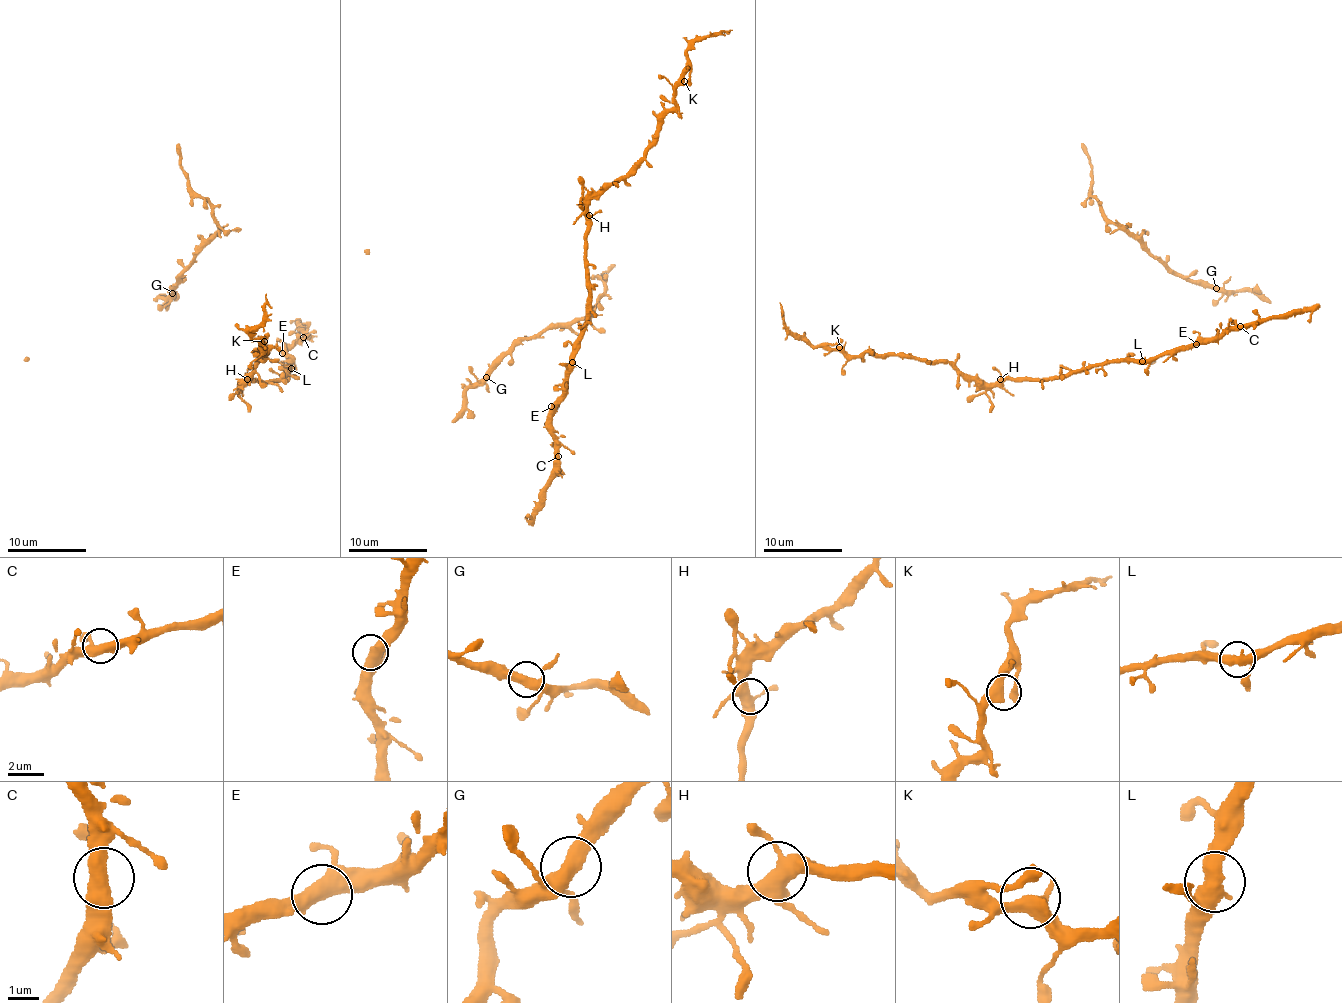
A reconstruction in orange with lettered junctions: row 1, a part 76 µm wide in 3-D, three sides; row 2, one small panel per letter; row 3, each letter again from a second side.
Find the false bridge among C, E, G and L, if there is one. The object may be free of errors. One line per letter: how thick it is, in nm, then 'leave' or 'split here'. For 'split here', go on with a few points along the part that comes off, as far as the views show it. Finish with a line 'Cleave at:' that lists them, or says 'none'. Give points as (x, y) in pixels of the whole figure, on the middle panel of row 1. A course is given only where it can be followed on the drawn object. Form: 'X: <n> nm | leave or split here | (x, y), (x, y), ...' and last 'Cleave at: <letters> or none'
C: 420 nm | leave
E: 400 nm | leave
G: 400 nm | leave
L: 420 nm | leave
Cleave at: none

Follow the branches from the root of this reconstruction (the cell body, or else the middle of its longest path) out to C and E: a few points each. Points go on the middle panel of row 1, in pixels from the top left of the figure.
C: (572, 356), (567, 388), (552, 416), (558, 456)
E: (572, 356), (567, 386), (551, 406)

